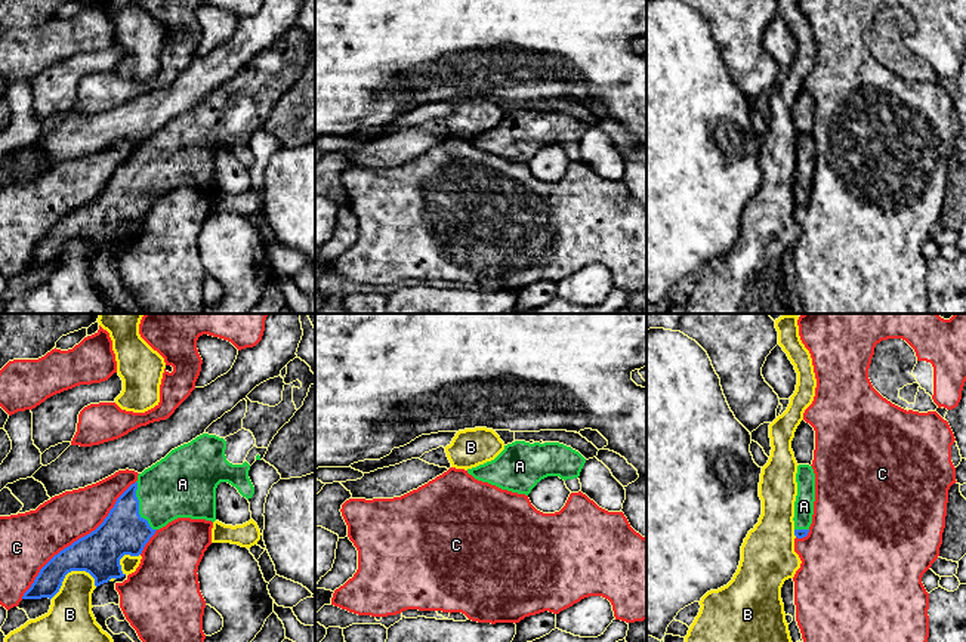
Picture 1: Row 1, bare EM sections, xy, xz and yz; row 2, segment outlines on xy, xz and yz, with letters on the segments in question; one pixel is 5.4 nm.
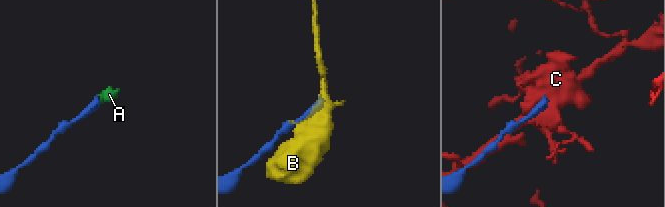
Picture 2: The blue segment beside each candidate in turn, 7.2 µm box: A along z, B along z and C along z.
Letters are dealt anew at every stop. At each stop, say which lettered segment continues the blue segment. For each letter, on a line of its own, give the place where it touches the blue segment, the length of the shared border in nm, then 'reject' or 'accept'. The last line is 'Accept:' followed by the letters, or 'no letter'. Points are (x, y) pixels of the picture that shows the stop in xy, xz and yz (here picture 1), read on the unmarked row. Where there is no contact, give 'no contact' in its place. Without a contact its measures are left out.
A: contact xy (138, 175); length 300 nm; accept
B: contact xy (68, 240); length 260 nm; reject
C: contact xy (79, 207); length 900 nm; reject
Accept: A

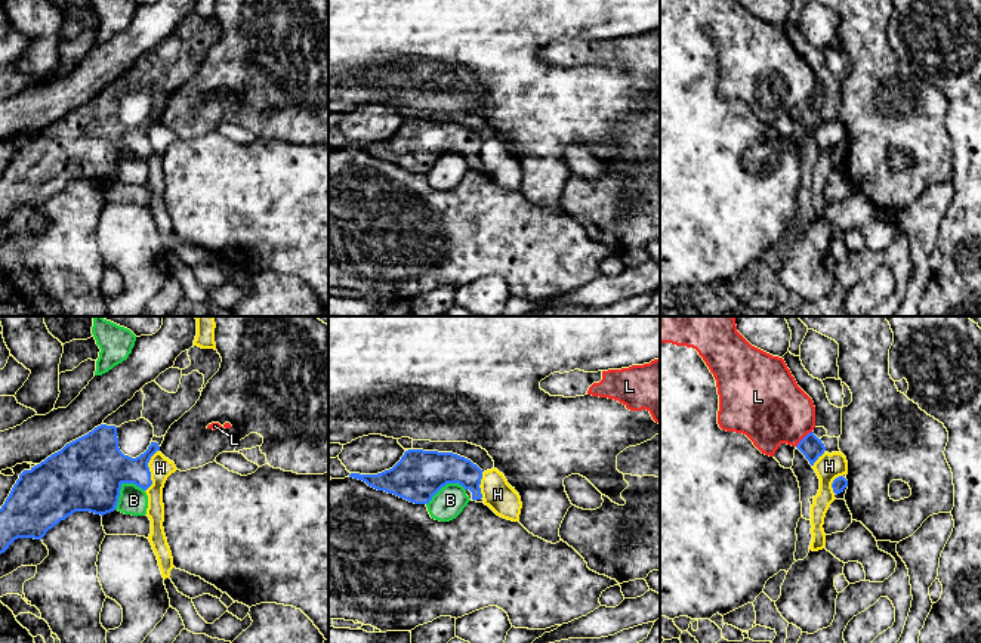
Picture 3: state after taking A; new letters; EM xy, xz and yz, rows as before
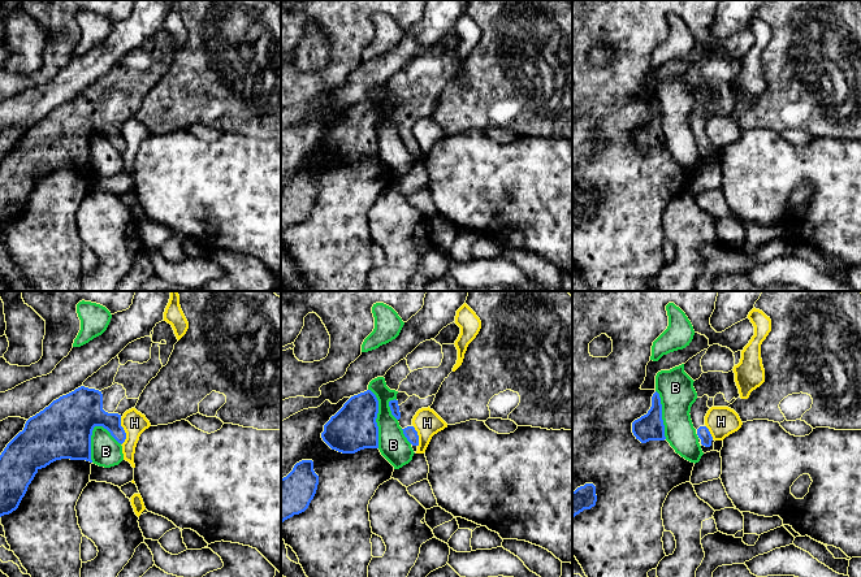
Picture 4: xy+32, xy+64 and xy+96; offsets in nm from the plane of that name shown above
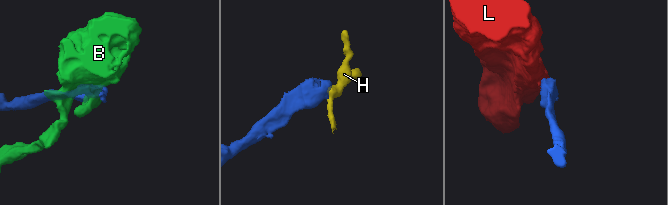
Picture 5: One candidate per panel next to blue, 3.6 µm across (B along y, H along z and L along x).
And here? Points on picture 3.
B: contact xy (120, 155); length 200 nm; reject
H: contact xy (148, 139); length 240 nm; reject
L: contact yz (802, 108); length 130 nm; reject
Accept: no letter

